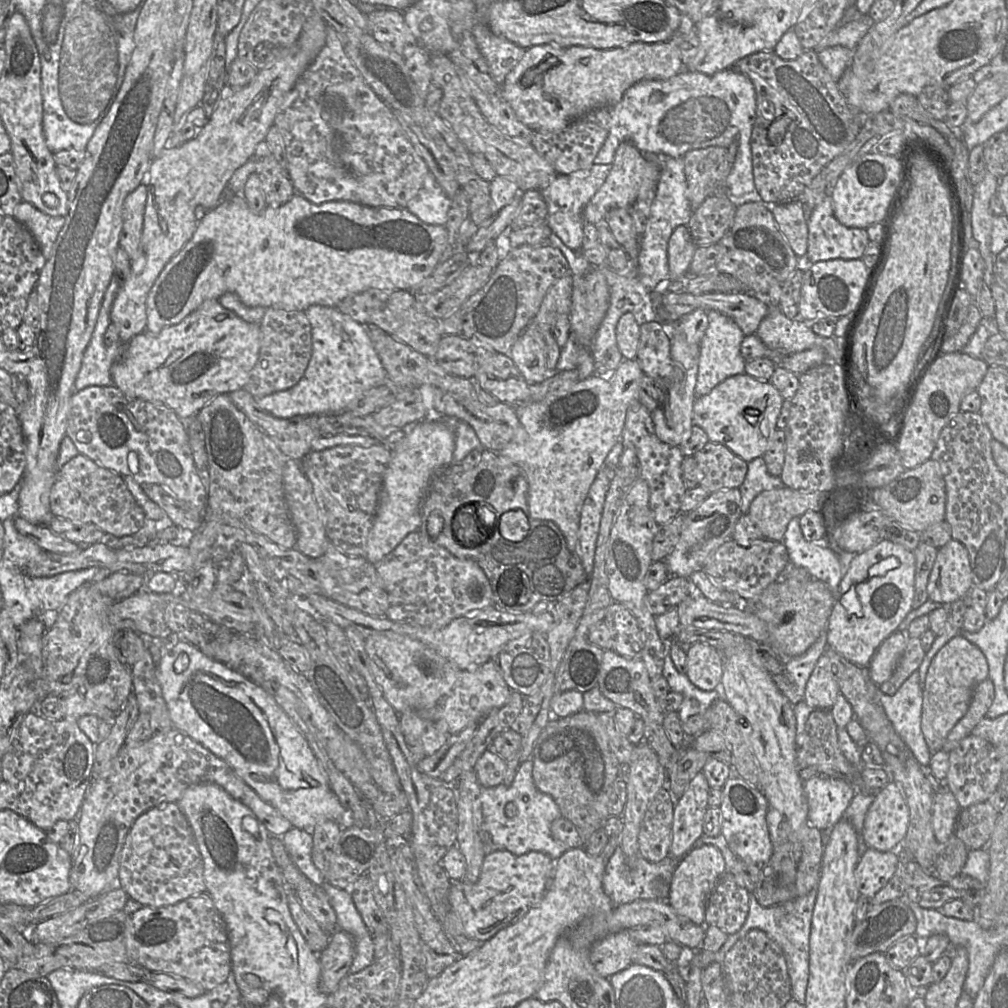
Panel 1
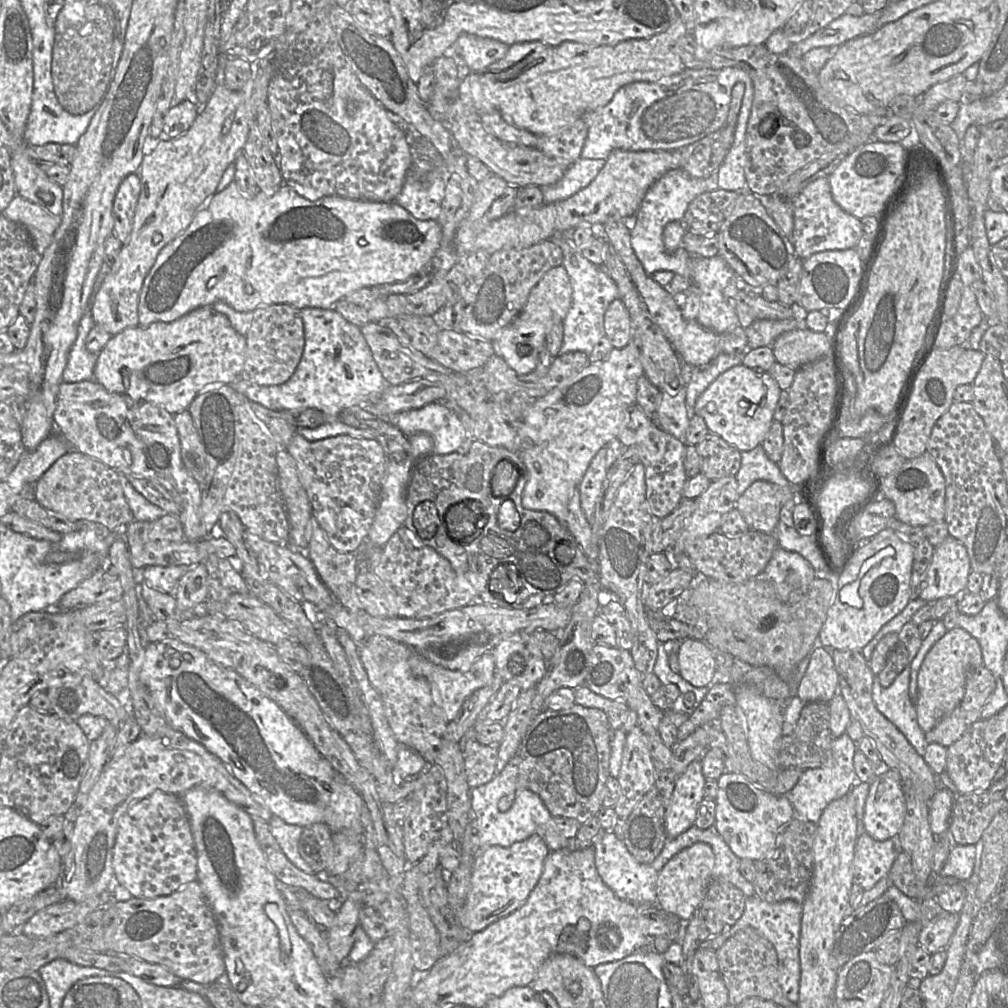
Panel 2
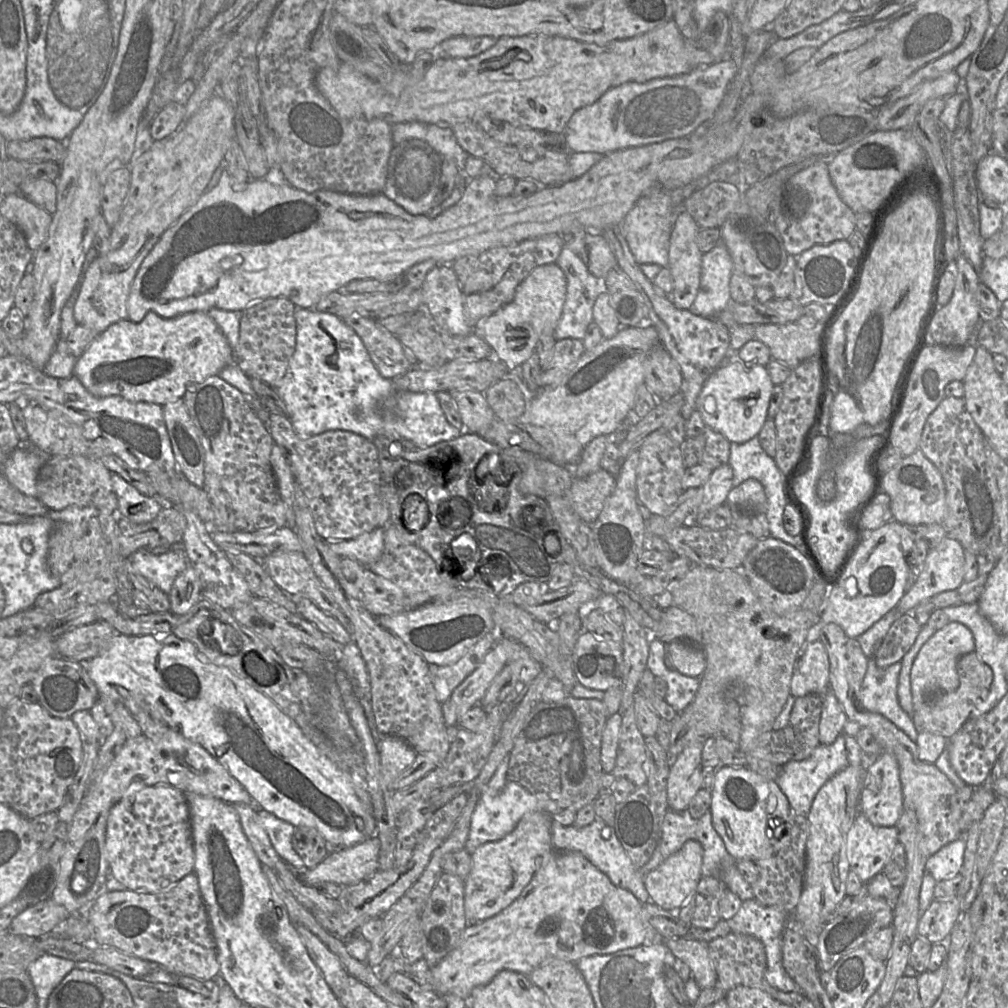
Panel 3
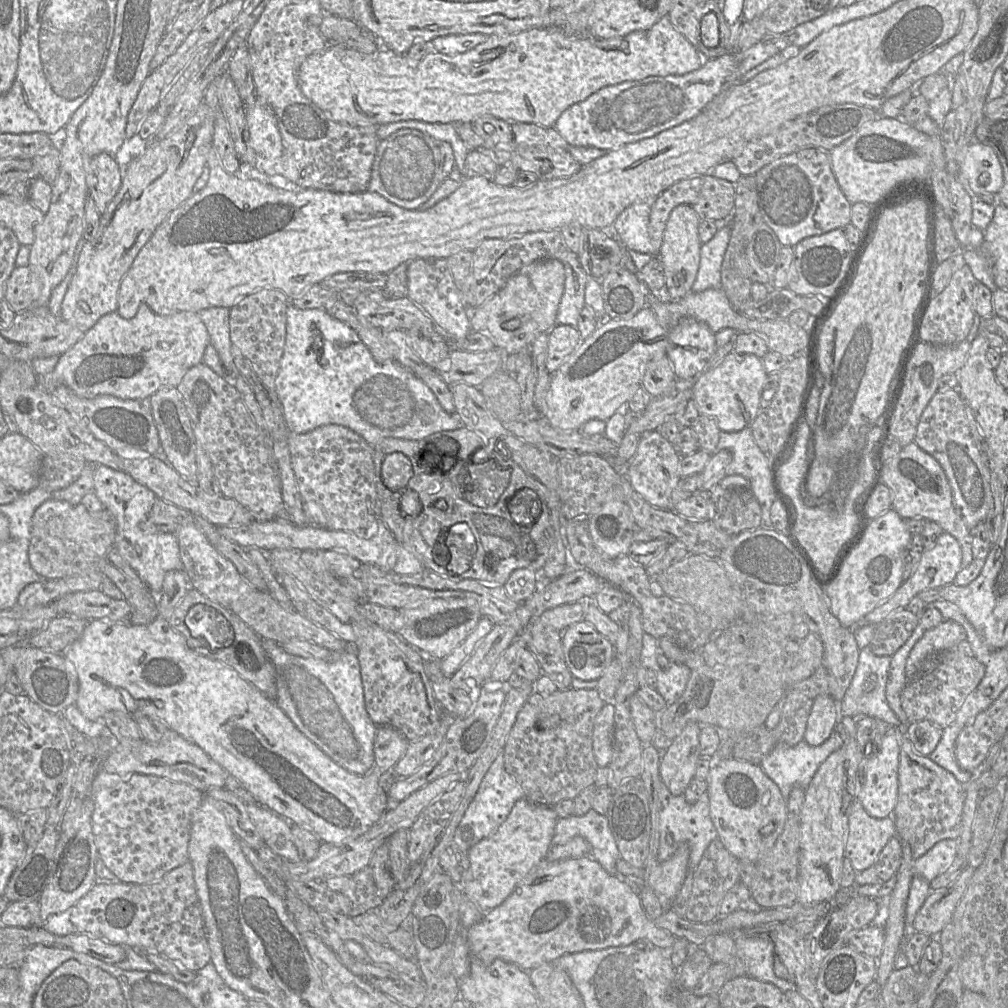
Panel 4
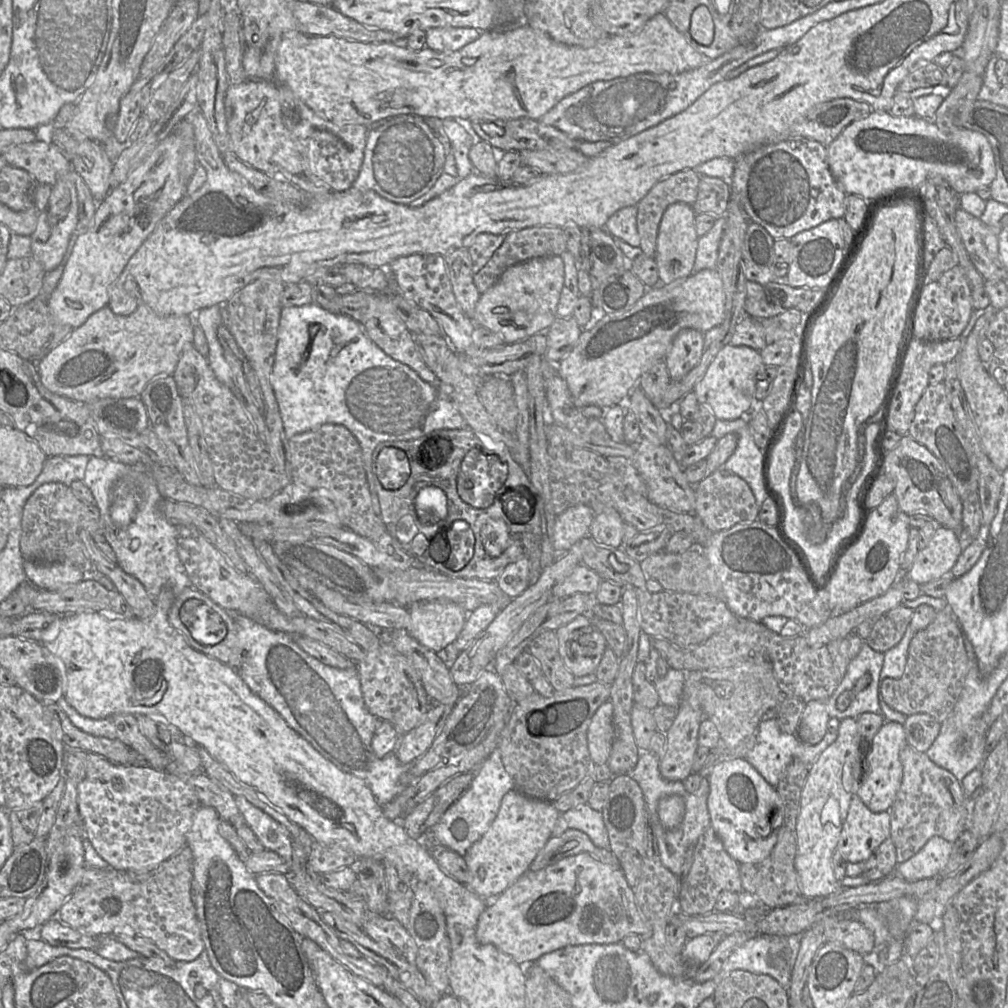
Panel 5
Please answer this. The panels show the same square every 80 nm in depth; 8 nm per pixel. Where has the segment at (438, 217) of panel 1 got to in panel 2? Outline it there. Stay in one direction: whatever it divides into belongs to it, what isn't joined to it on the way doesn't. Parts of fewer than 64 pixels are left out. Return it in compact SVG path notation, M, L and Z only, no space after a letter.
M414 154L413 160L405 176L401 192L395 201L419 220L437 220L441 213L441 205L445 196L448 170L445 162L436 164L429 156Z

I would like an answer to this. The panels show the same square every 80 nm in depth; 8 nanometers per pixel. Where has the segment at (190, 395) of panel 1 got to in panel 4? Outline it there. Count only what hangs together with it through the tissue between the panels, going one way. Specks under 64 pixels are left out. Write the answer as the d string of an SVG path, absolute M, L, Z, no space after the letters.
M142 303L133 318L123 318L116 311L99 318L77 343L59 356L52 378L83 398L112 395L124 400L149 399L163 387L177 387L191 367L203 362L204 351L210 343L210 335L198 313L160 315Z

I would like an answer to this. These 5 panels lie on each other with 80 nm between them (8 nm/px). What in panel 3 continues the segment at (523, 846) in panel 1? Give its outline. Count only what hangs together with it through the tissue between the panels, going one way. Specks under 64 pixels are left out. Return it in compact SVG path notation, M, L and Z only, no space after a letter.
M510 755L506 756L500 763L495 774L484 786L473 810L469 834L465 843L465 849L470 854L484 843L502 839L516 827L526 813L542 811L534 795L521 785L507 780L509 760Z

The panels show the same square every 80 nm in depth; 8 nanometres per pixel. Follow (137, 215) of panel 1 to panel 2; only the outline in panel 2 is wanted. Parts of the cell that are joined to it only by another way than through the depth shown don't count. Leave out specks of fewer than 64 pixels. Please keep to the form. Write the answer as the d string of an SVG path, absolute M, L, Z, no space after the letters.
M130 174L123 179L116 192L113 202L113 231L122 244L130 237L140 191L139 177L137 174Z

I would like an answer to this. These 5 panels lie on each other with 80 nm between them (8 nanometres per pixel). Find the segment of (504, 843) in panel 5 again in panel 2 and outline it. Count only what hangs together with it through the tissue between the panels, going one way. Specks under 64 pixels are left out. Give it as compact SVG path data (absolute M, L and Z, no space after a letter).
M536 834L509 847L481 847L473 859L466 901L457 914L460 925L471 933L480 932L520 908L538 883L549 852L545 842Z

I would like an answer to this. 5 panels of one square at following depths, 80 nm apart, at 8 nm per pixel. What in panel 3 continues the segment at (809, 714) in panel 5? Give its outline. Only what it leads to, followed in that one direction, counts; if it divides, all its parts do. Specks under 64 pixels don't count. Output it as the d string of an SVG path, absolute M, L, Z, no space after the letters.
M826 692L823 697L823 707L819 725L819 740L821 745L832 743L844 732L848 721L839 700L832 692Z

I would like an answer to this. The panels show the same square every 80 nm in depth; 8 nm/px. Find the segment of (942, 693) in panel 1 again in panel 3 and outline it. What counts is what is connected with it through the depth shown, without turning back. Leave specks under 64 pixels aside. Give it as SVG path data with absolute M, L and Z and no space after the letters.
M950 622L938 629L919 650L910 672L913 708L919 709L922 704L939 693L952 692L959 687L957 662L965 654L975 651L975 640L972 632L959 622Z

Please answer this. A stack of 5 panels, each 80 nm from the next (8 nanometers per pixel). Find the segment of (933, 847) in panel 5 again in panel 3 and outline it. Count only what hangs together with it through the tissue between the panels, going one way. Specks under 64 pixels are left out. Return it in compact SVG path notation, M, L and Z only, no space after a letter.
M963 836L946 844L927 858L926 872L937 882L959 874L964 863L965 848L966 842Z

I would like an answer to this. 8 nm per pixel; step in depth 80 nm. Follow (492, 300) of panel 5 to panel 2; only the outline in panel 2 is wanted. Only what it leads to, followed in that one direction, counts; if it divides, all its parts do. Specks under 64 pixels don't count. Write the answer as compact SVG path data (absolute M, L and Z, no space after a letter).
M557 266L547 271L531 290L521 313L492 341L495 354L502 357L517 374L532 373L537 366L540 352L545 349L550 327L563 321L571 302L572 287L566 269Z

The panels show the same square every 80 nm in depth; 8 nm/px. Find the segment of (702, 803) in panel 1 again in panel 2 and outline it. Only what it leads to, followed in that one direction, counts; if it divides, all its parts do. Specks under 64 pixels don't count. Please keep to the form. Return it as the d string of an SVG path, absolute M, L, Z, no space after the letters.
M701 760L691 762L686 770L676 778L665 814L665 828L668 837L677 837L695 825L697 809L704 798L705 781Z

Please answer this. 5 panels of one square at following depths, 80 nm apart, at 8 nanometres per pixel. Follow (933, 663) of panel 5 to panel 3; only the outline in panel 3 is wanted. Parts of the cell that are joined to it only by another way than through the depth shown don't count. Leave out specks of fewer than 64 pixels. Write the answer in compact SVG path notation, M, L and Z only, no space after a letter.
M970 652L959 658L957 672L959 687L955 691L939 693L925 701L921 708L913 708L911 716L919 733L929 732L941 735L947 740L951 739L971 718L976 705L988 697L994 678L993 672L975 652Z

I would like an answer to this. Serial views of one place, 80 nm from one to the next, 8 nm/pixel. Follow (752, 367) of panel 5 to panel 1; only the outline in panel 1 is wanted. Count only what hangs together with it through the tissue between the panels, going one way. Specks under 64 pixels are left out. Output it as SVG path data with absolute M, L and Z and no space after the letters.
M745 372L725 379L708 394L697 397L693 423L706 431L710 441L727 446L750 462L764 456L770 447L783 402L783 396L771 381L756 379Z

